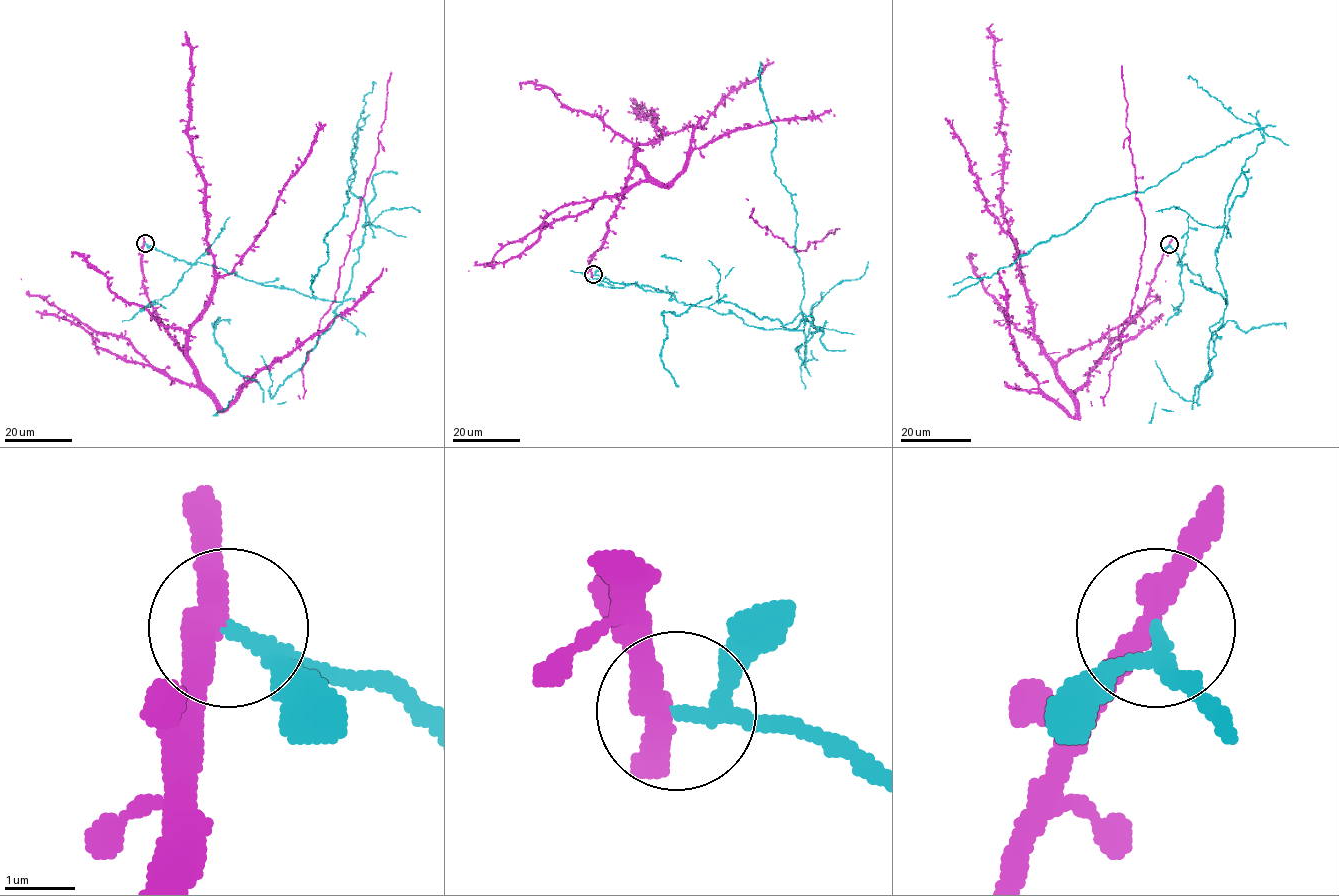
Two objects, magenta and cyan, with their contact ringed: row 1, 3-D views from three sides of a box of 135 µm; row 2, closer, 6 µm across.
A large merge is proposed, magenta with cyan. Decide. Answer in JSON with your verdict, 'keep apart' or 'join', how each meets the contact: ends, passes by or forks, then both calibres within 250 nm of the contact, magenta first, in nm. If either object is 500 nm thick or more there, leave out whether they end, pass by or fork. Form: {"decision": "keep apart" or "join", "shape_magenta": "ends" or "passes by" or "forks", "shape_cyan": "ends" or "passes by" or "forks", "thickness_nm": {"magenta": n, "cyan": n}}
{"decision": "keep apart", "shape_magenta": "passes by", "shape_cyan": "passes by", "thickness_nm": {"magenta": 360, "cyan": 170}}

